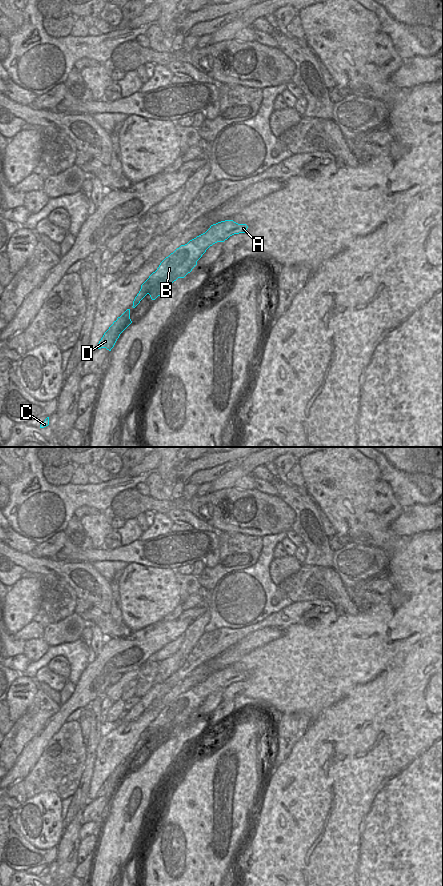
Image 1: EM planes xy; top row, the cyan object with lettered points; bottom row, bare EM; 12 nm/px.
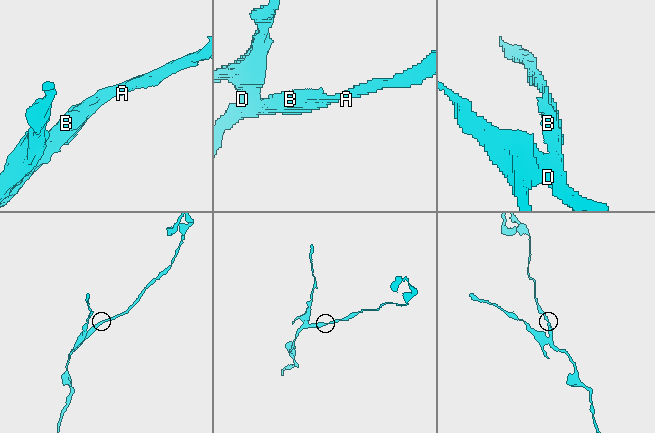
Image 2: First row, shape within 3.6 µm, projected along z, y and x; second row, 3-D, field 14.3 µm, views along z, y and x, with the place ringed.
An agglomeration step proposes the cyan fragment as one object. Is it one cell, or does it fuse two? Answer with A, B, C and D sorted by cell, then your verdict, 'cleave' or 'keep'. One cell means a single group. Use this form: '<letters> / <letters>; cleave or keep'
A B D / C; cleave

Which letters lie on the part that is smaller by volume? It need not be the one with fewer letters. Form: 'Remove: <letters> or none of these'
Remove: C.

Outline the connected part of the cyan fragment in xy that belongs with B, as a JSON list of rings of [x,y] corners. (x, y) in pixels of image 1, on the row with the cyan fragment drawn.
[[[225,220],[213,224],[203,234],[181,245],[159,265],[149,278],[141,285],[141,289],[133,301],[135,308],[149,294],[155,300],[178,278],[184,278],[197,265],[197,261],[206,250],[217,242],[224,242],[230,236],[245,233],[248,226],[233,220]]]

